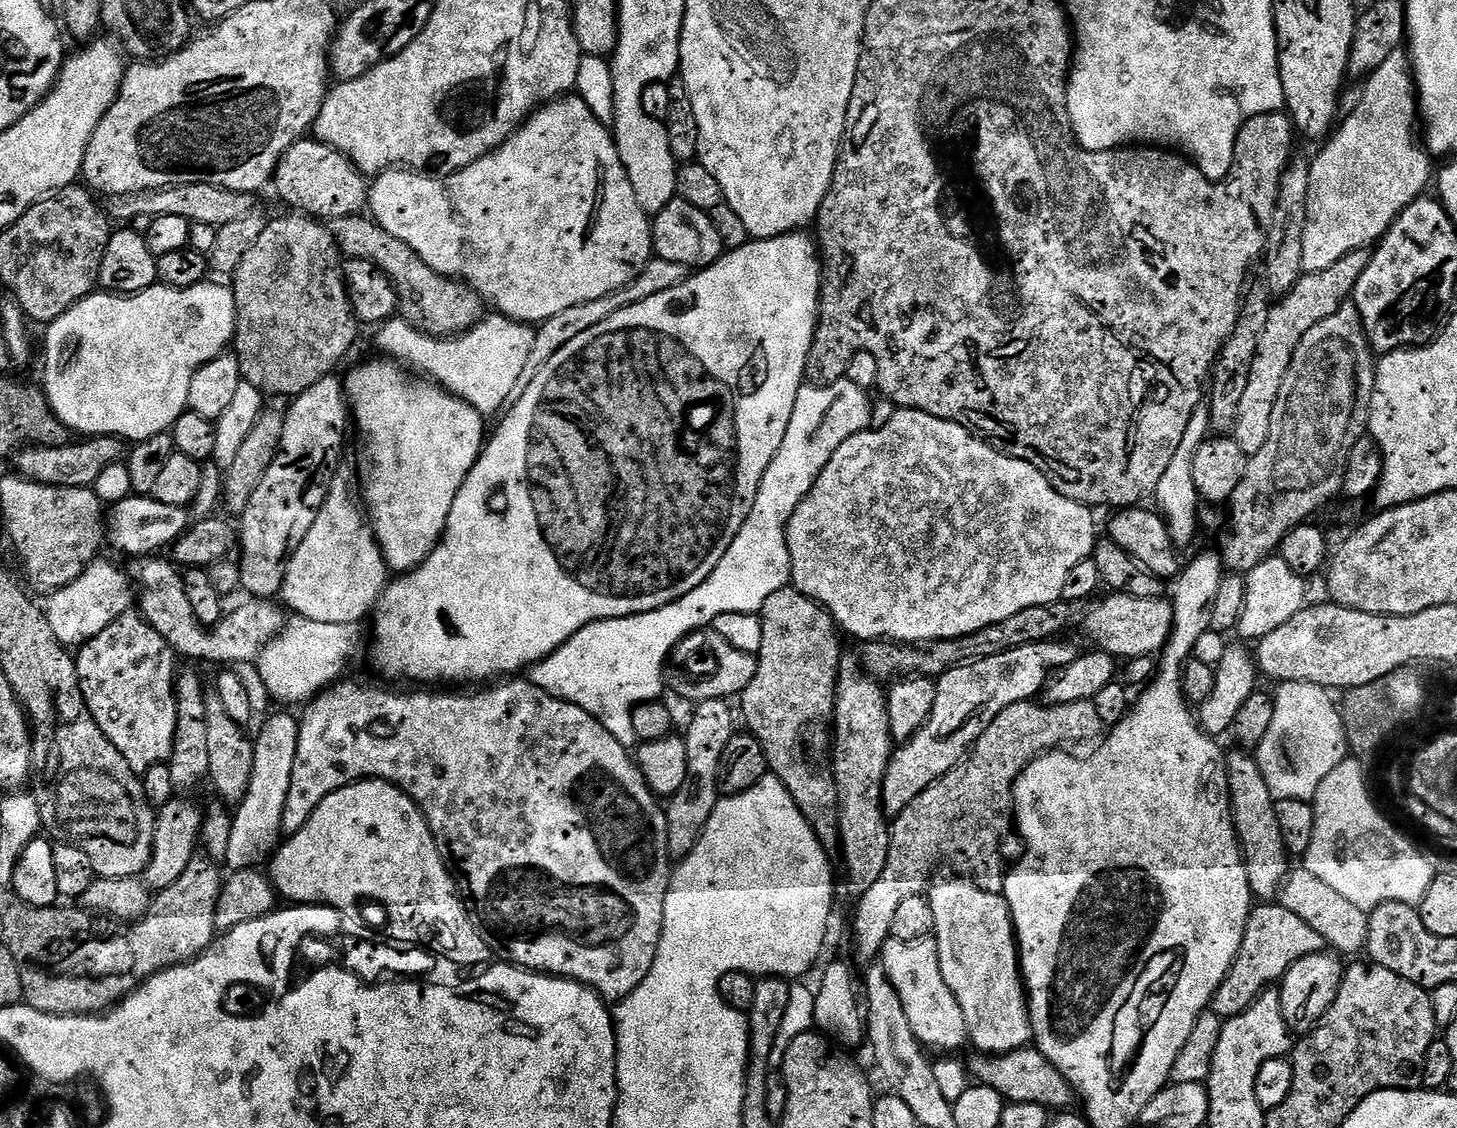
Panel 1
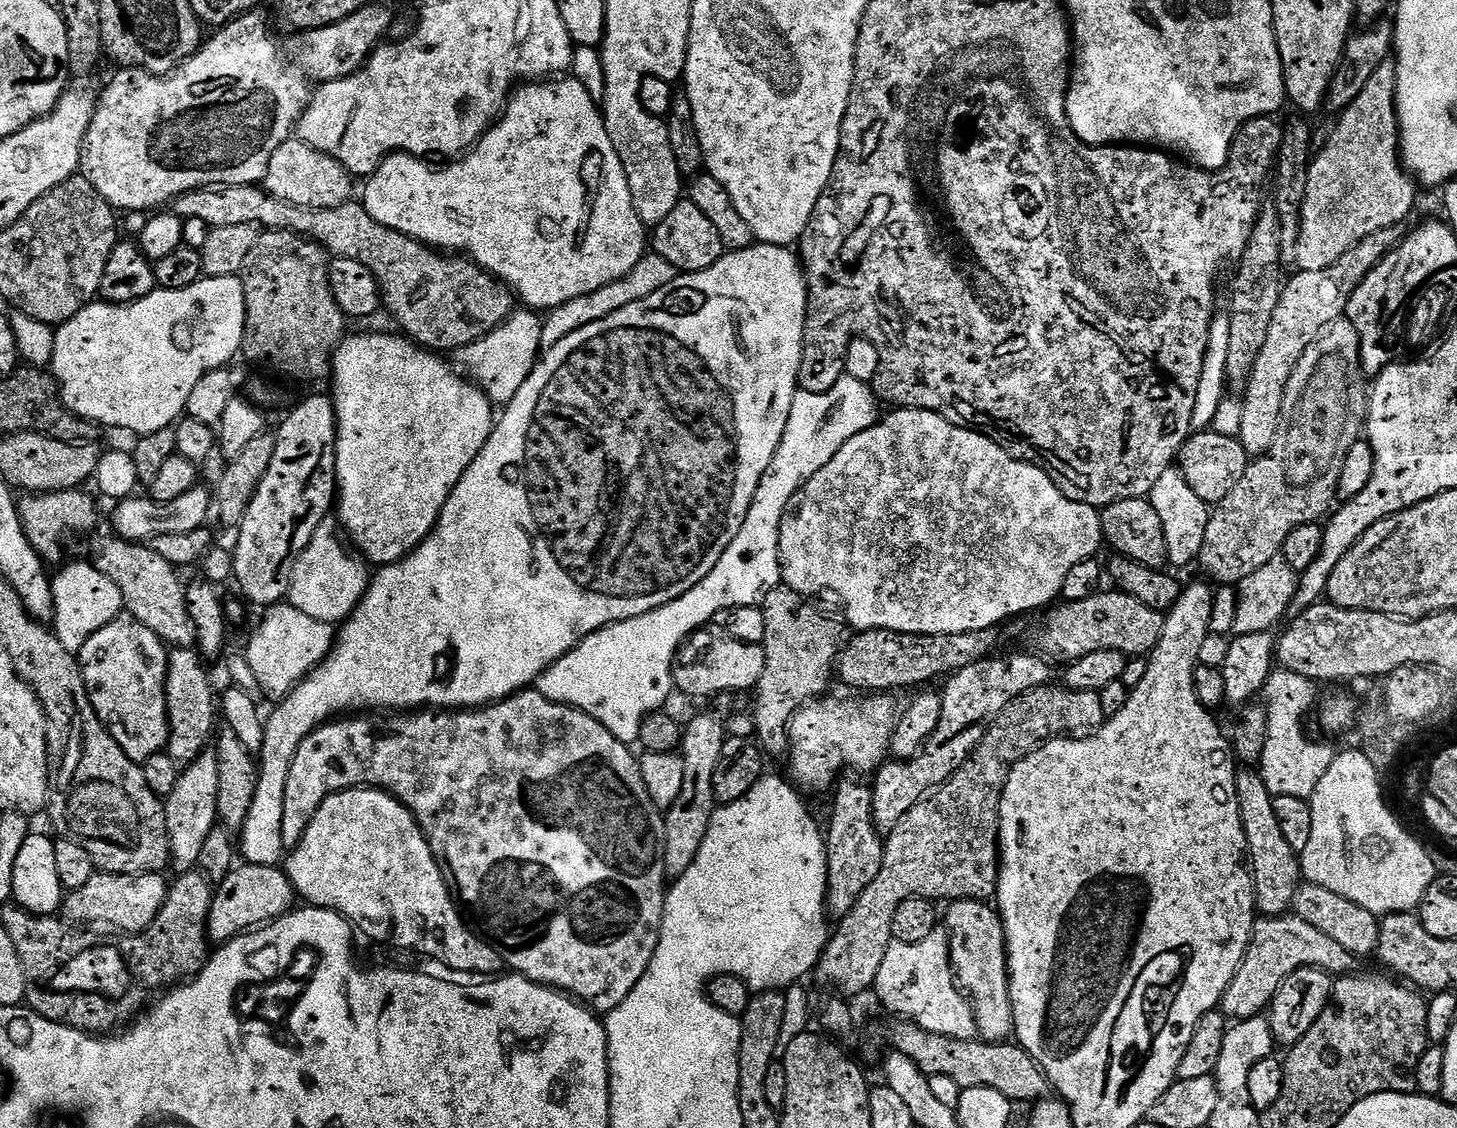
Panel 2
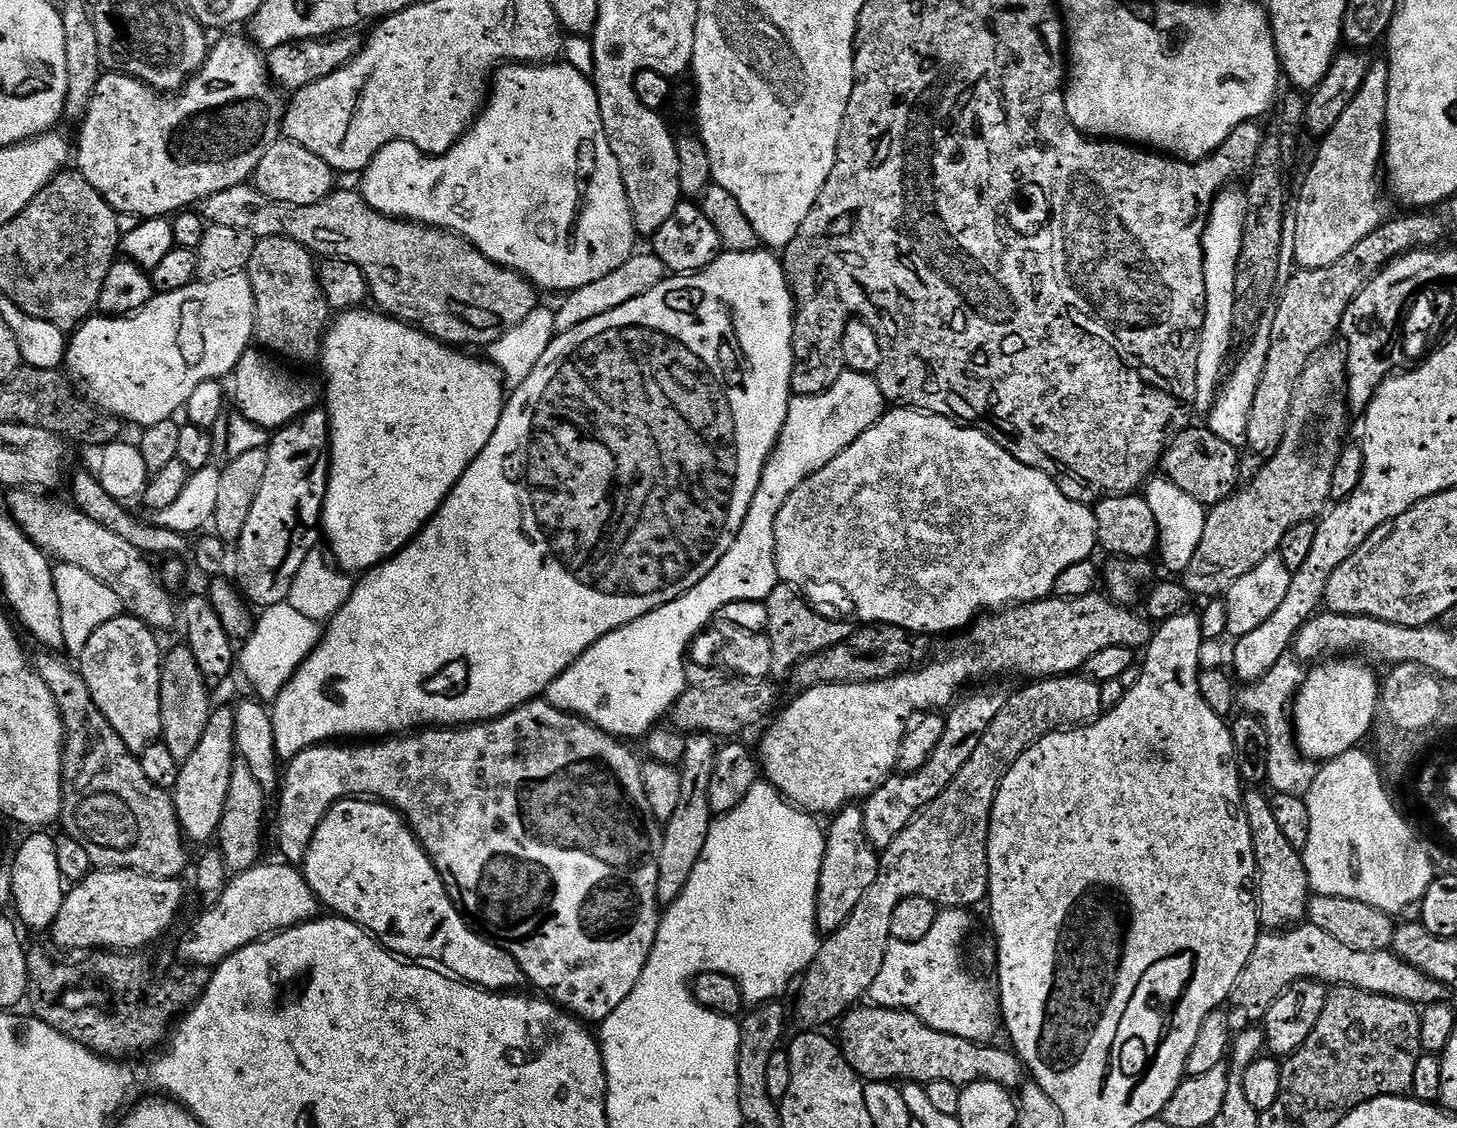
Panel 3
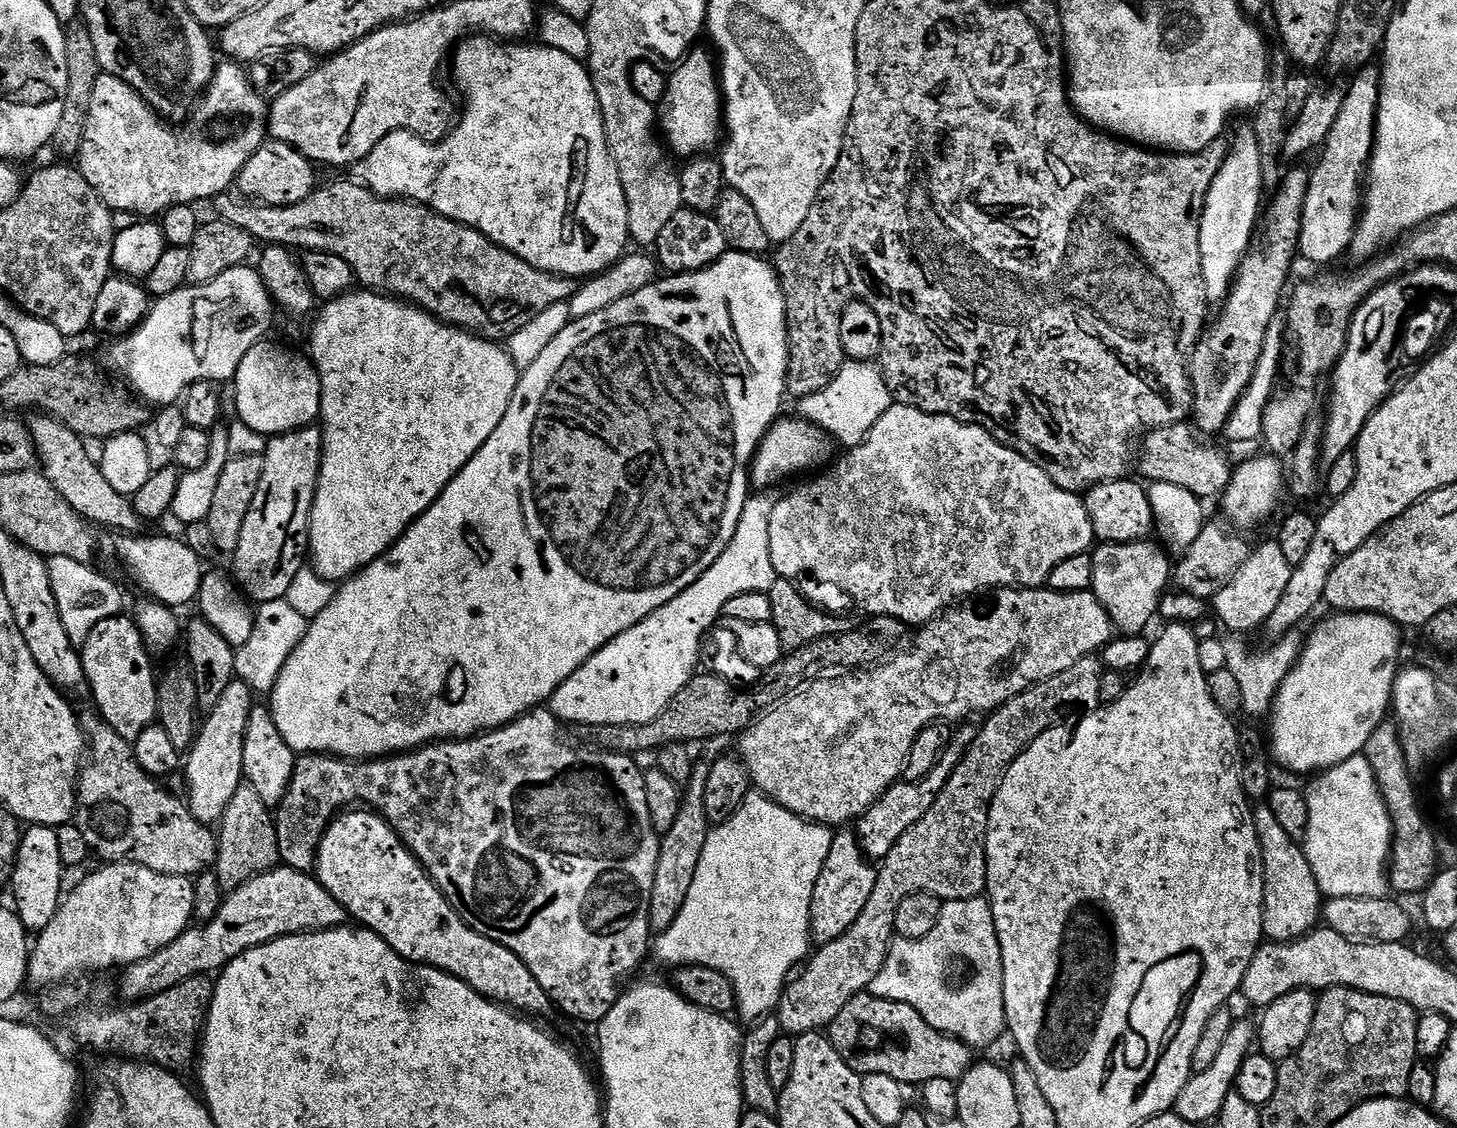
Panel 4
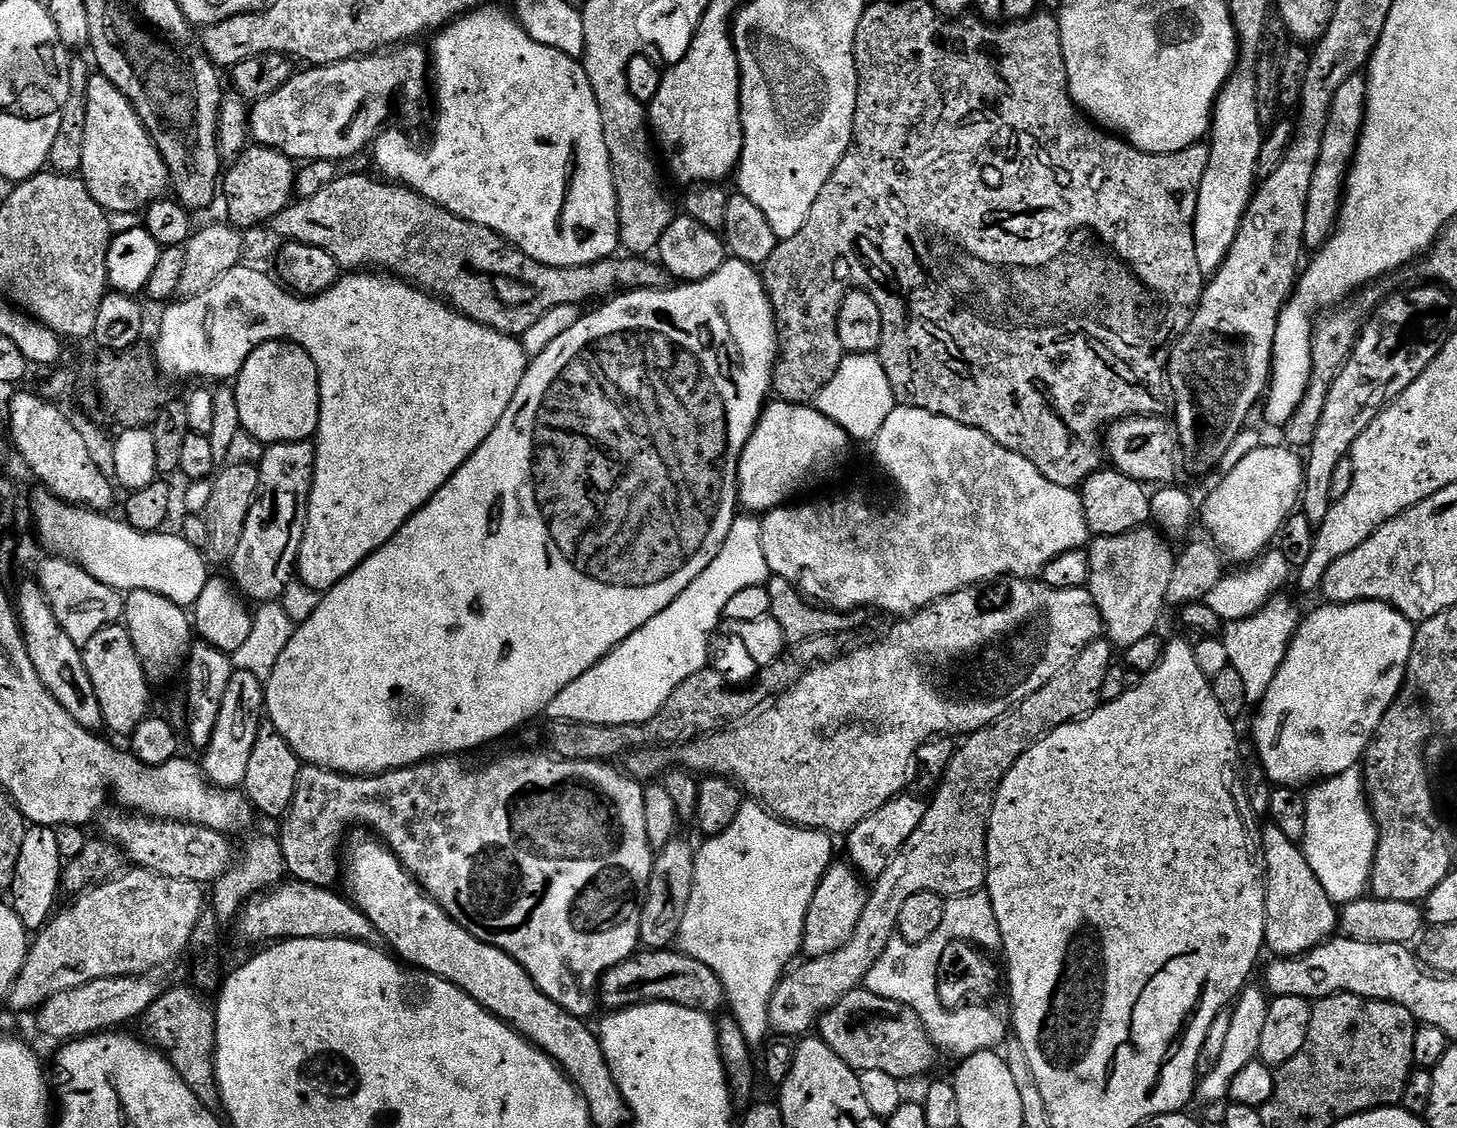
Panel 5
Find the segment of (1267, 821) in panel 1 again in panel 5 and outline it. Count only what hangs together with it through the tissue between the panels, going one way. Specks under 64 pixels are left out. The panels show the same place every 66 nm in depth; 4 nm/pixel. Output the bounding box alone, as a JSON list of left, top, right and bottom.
[1262,826,1337,958]

